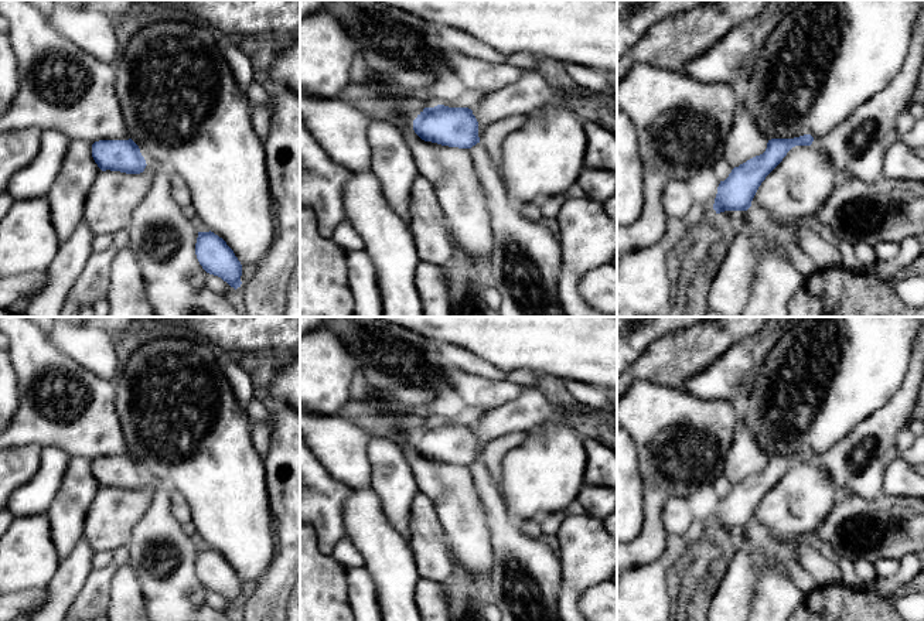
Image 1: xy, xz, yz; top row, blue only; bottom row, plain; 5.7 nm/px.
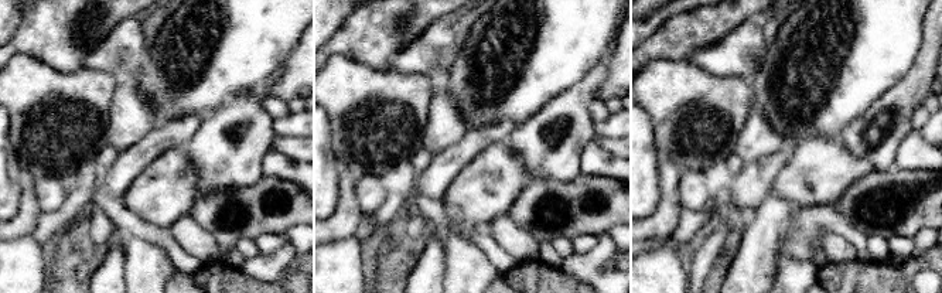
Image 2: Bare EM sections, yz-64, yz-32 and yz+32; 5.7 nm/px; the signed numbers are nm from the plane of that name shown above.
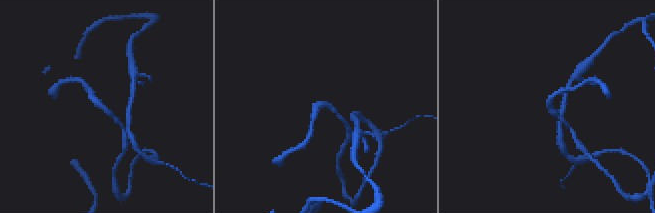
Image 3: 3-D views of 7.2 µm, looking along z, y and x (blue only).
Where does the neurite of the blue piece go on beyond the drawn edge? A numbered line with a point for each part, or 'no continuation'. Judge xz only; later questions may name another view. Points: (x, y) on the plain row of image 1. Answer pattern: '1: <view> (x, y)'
1: xz (457, 504)

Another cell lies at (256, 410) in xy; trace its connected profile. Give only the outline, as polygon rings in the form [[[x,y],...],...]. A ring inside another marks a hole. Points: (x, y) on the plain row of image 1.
[[[253,396],[253,399],[249,402],[246,414],[250,419],[252,424],[265,423],[269,430],[272,430],[276,420],[276,413],[270,412],[258,396]]]

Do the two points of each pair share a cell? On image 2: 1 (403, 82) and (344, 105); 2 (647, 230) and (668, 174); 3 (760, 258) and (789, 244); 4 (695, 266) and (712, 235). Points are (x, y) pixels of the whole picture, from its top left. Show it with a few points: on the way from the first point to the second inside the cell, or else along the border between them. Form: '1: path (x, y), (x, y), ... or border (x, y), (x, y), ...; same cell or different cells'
1: path (389, 94), (365, 95), (358, 99); same cell
2: path (661, 215), (669, 207), (669, 188); same cell
3: path (767, 251), (774, 244), (782, 244); same cell
4: path (700, 259), (712, 242); same cell

